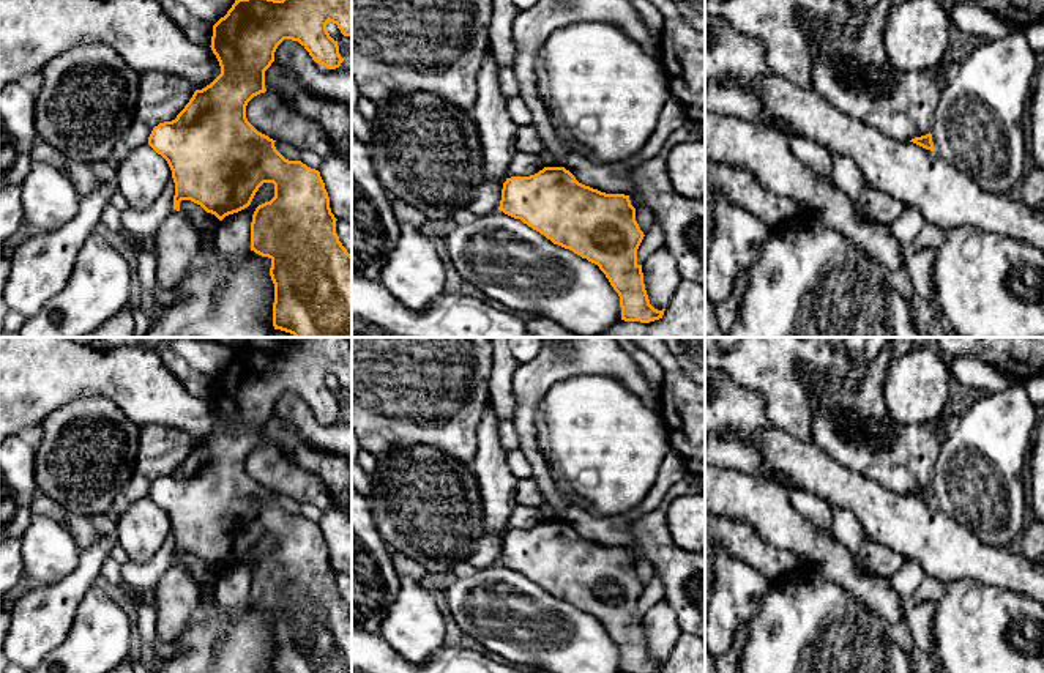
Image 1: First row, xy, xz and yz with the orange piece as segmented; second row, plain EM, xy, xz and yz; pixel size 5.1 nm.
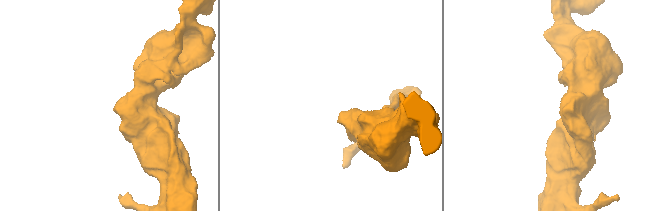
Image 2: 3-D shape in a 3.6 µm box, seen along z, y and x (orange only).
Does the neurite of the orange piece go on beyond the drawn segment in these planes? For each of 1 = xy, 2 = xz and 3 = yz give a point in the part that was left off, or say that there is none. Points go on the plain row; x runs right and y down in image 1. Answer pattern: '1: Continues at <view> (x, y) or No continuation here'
1: No continuation here
2: No continuation here
3: No continuation here

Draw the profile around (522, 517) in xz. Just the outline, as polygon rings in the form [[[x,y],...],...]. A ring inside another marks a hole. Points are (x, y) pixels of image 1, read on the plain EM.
[[[516,504],[516,508],[513,509],[505,530],[511,531],[511,530],[530,530],[538,526],[539,523],[543,523],[544,514],[539,508],[536,506],[528,506],[528,504]]]

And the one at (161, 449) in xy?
[[[158,424],[140,427],[137,459],[126,492],[120,503],[106,511],[98,522],[112,528],[125,508],[148,496],[155,479],[175,473],[192,448],[192,438],[183,430]]]

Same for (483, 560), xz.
[[[506,530],[497,534],[484,534],[479,541],[478,548],[467,556],[467,563],[473,564],[478,571],[497,564],[501,553],[501,542]]]

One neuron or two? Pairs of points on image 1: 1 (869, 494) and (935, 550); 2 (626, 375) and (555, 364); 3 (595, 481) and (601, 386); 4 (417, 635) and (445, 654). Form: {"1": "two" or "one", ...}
{"1": "one", "2": "one", "3": "one", "4": "two"}

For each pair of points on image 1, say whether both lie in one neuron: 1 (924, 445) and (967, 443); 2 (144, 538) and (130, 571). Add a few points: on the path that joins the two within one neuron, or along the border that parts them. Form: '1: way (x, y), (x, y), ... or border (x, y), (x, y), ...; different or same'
1: border (948, 432), (931, 479); different
2: border (164, 539), (149, 560), (130, 560); different

